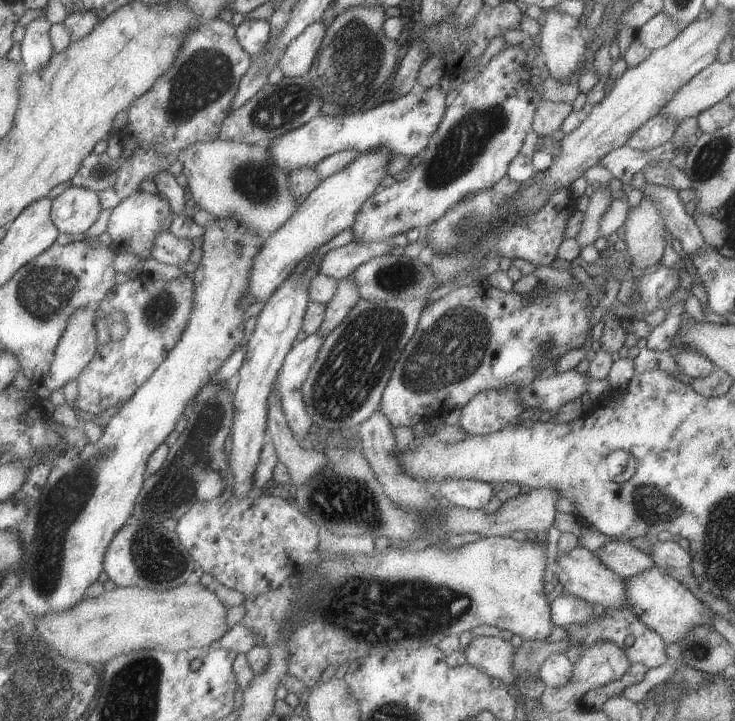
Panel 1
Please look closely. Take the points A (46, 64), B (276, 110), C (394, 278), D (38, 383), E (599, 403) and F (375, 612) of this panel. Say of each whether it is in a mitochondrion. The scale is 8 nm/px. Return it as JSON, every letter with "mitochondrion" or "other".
{"A":"other","B":"mitochondrion","C":"mitochondrion","D":"other","E":"other","F":"mitochondrion"}

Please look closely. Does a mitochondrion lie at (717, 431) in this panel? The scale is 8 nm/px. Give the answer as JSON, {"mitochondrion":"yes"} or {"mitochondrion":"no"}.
{"mitochondrion":"no"}

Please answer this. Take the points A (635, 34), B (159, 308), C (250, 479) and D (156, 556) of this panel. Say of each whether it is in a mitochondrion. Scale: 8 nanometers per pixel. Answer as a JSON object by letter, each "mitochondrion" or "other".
{"A":"other","B":"mitochondrion","C":"other","D":"mitochondrion"}

